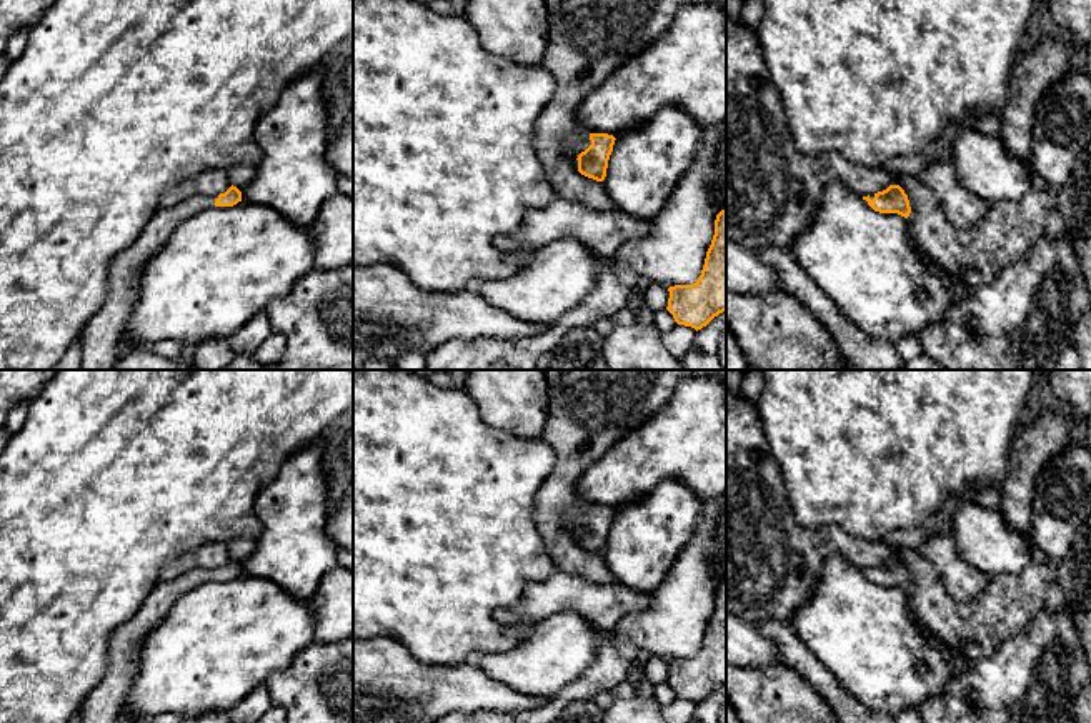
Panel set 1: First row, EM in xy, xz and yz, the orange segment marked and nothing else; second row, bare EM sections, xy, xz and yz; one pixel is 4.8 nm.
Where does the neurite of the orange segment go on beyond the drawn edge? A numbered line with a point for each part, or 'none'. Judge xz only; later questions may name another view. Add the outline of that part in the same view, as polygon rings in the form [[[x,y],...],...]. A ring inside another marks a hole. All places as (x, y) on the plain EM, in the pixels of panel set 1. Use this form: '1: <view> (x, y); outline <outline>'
1: xz (577, 517); outline [[[566,508],[563,518],[566,525],[581,526],[591,518],[591,513],[590,508]]]

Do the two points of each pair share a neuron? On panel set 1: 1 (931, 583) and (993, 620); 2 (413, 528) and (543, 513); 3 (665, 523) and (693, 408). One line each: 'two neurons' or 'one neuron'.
1: one neuron
2: two neurons
3: two neurons

